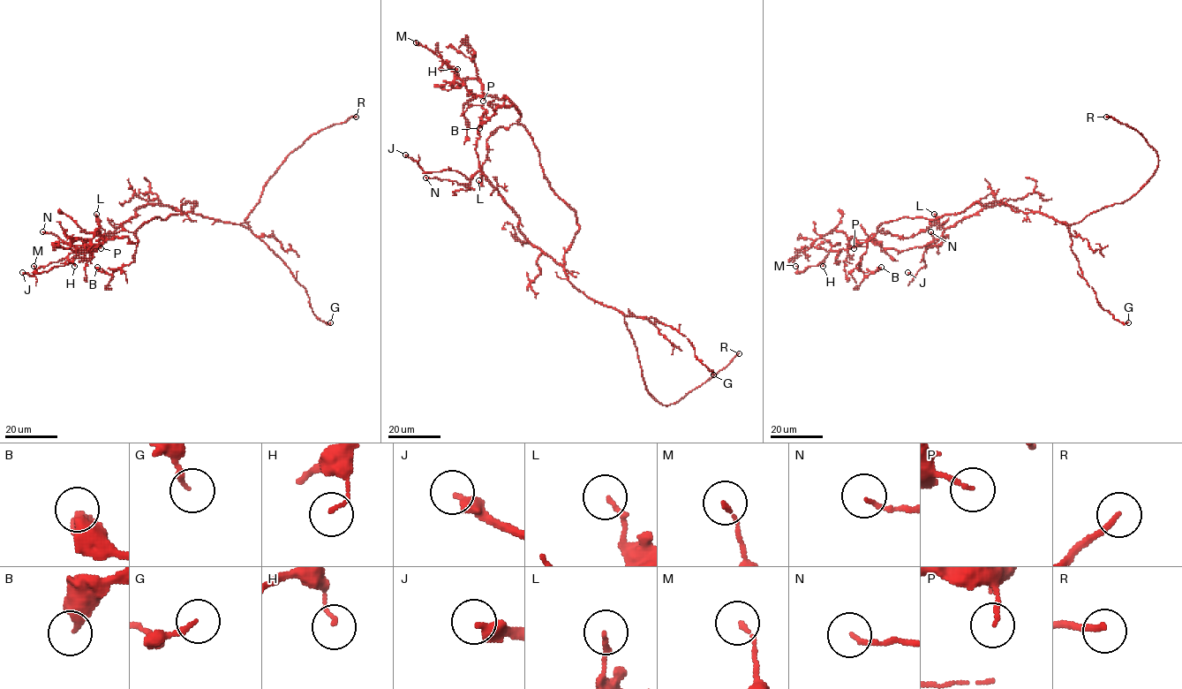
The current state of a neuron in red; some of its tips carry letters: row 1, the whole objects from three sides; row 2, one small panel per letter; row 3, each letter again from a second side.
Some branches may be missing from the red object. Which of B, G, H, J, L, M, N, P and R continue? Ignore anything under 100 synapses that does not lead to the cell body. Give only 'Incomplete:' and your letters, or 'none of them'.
Incomplete: R

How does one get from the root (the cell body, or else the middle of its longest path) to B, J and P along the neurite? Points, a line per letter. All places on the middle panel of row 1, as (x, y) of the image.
B: (565, 253), (579, 230), (576, 213), (550, 186), (530, 134), (518, 123), (516, 108), (498, 107), (479, 128)
J: (565, 253), (558, 264), (535, 247), (480, 172), (469, 179), (450, 170), (427, 172), (405, 155)
P: (565, 253), (579, 230), (576, 213), (550, 186), (530, 134), (518, 123), (519, 109), (508, 99), (483, 101)

